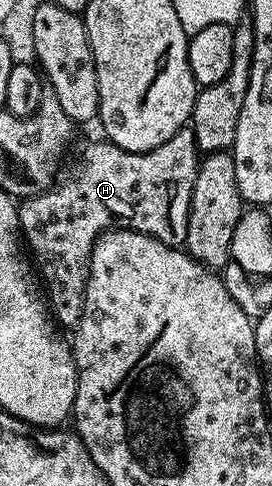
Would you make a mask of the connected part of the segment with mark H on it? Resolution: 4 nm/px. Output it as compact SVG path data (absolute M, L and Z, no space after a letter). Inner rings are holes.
M190 127L177 131L170 139L166 139L166 143L162 143L162 147L154 147L145 153L126 151L107 139L100 139L97 145L92 145L85 151L84 166L77 177L70 178L65 185L57 184L43 193L37 193L19 206L20 232L38 266L48 304L61 326L75 327L80 324L80 316L84 313L84 282L88 280L88 258L102 231L113 227L133 229L157 237L162 243L173 247L184 245L196 167L200 164L200 158L194 131Z

